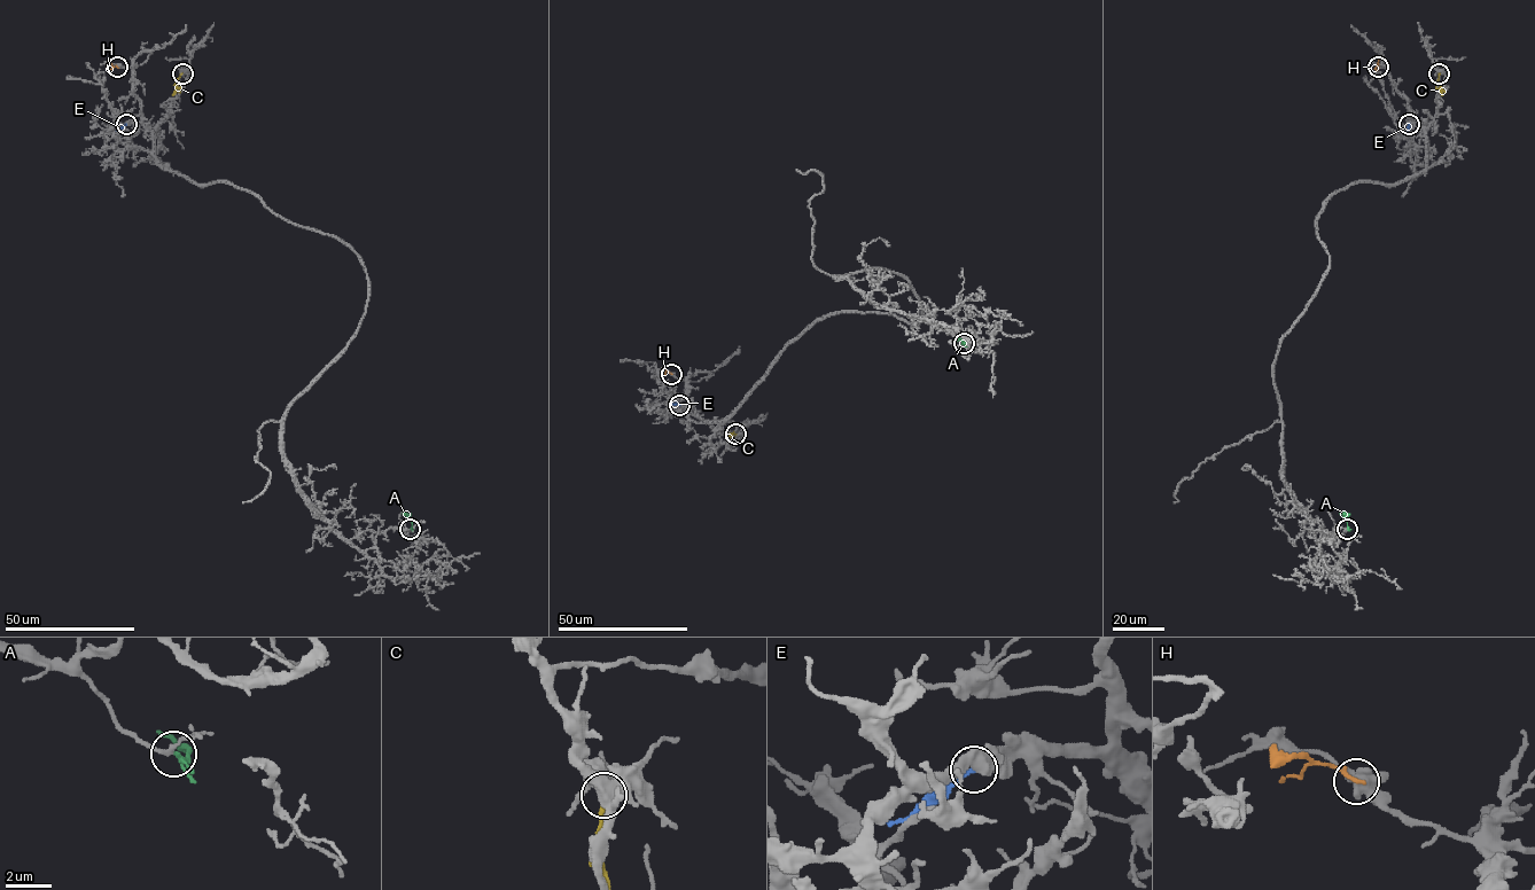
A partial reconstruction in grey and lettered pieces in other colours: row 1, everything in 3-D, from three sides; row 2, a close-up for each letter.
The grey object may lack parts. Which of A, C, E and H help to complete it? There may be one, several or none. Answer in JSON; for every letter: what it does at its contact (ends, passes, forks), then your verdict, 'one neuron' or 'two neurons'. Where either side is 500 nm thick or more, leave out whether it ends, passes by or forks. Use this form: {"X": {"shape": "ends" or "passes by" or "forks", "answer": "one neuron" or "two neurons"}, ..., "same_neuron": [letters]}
{"A": {"shape": "forks", "answer": "one neuron"}, "C": {"shape": "ends", "answer": "two neurons"}, "E": {"shape": "ends", "answer": "two neurons"}, "H": {"answer": "two neurons"}, "same_neuron": ["A"]}

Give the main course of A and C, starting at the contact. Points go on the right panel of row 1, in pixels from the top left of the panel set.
A: (1347, 529), (1346, 514)
C: (1439, 73), (1442, 95)

